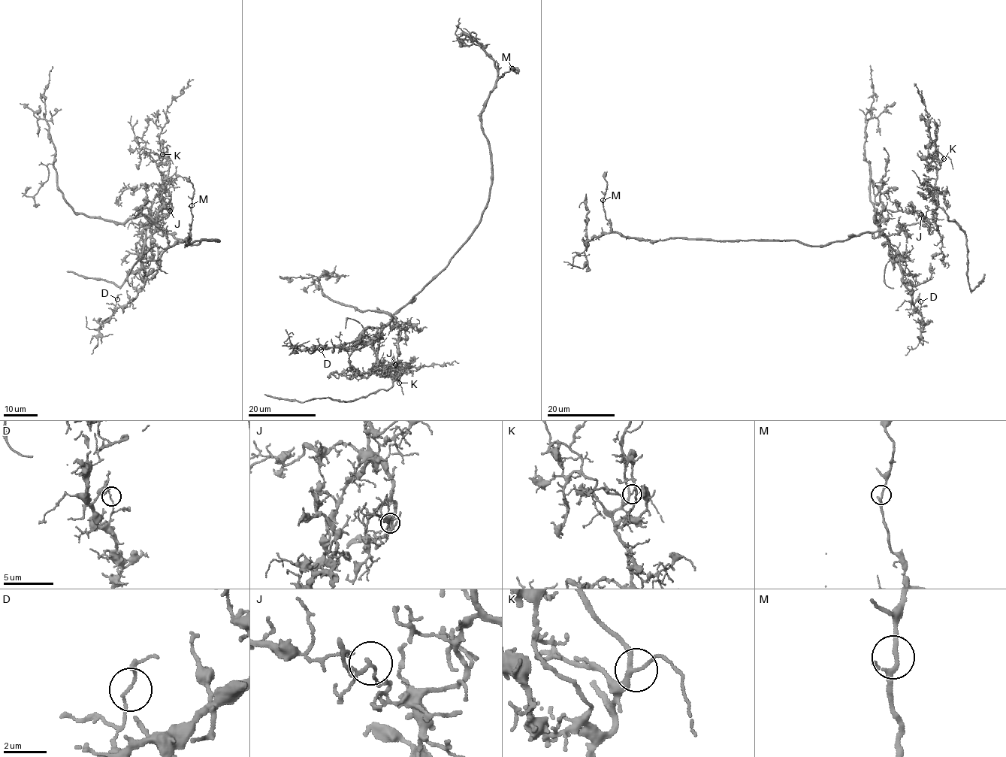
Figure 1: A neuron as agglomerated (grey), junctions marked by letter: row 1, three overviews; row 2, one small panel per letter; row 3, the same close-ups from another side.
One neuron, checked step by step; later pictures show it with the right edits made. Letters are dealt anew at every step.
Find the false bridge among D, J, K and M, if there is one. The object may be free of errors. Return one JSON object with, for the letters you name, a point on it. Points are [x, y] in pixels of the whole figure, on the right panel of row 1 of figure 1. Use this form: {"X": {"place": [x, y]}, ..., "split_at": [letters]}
{"J": {"place": [921, 214]}, "split_at": ["J"]}

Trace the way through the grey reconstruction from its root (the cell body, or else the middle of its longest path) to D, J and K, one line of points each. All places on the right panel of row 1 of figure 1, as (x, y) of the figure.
D: (829, 243), (878, 231), (888, 238), (889, 254), (899, 266), (902, 283), (910, 289), (917, 311), (920, 301)
J: (829, 243), (842, 242), (849, 237), (874, 231), (883, 219), (883, 211), (904, 211), (921, 214)
K: (829, 243), (865, 233), (891, 235), (904, 225), (928, 228), (936, 216), (935, 184), (944, 158)

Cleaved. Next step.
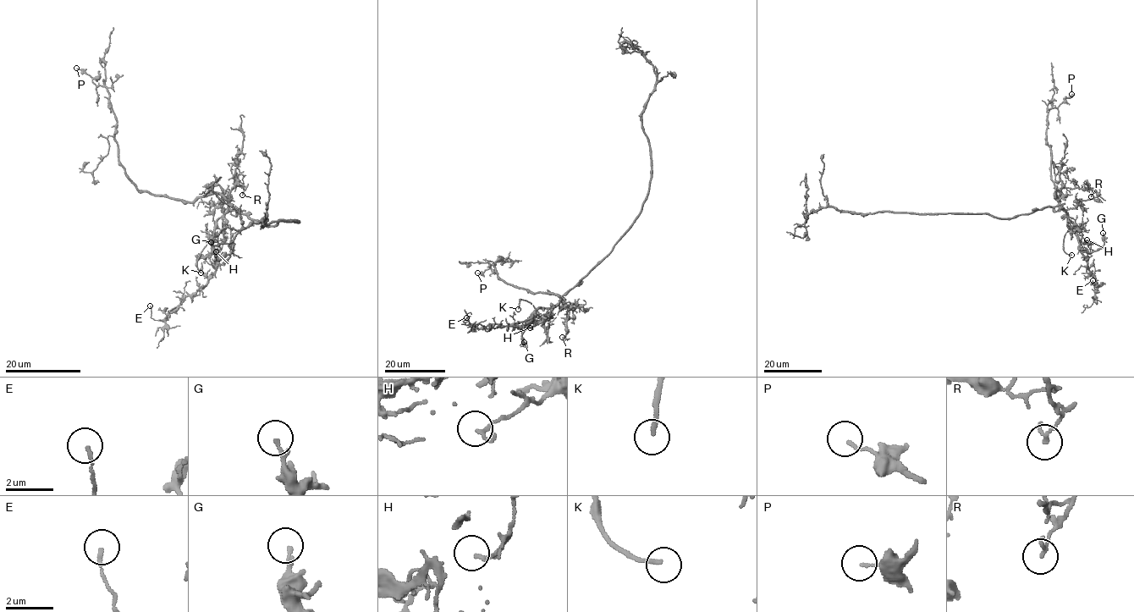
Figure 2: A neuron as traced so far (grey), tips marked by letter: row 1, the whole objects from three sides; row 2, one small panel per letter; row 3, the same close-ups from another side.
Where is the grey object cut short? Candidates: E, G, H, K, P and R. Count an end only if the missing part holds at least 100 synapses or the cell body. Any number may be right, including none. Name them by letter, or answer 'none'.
K

